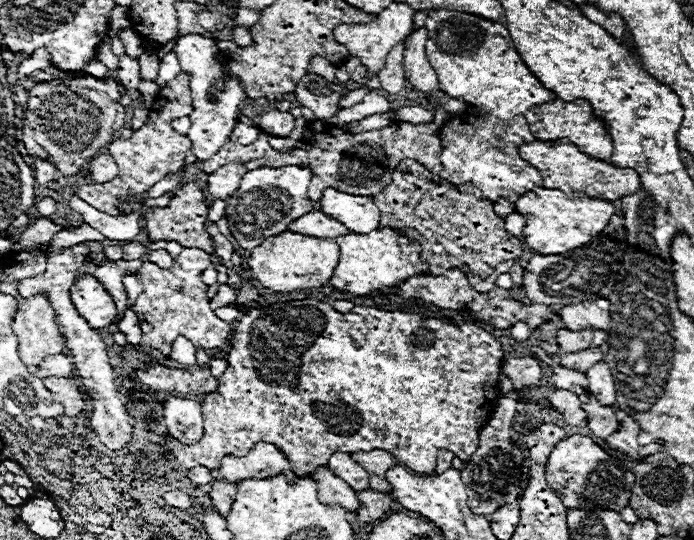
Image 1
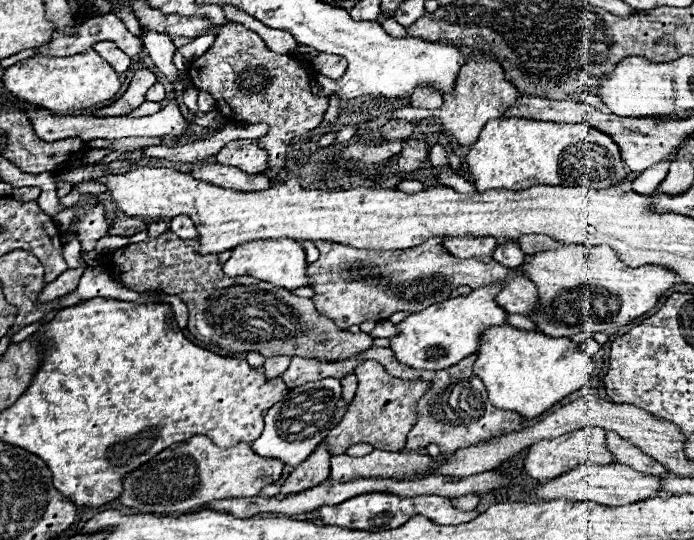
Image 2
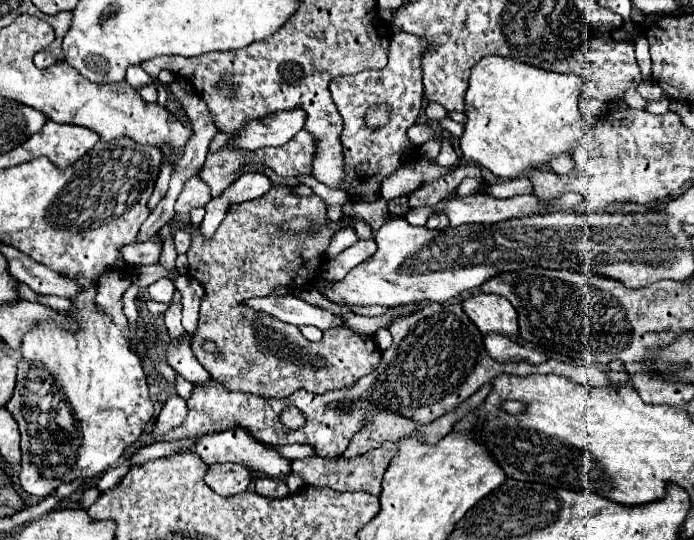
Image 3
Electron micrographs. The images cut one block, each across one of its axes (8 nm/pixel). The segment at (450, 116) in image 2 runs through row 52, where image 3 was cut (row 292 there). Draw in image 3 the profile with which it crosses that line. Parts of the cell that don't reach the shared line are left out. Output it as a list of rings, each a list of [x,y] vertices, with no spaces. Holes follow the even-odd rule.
[[[476,292],[462,300],[462,310],[478,326],[478,330],[482,334],[498,332],[508,338],[518,336],[516,310],[512,304],[508,304],[506,298],[502,298],[498,294]]]

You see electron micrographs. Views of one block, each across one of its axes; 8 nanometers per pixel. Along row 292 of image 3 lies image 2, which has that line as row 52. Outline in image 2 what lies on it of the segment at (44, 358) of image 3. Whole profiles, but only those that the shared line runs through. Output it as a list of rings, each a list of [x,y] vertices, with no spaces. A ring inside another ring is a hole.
[[[92,48],[62,58],[54,58],[54,56],[26,58],[6,68],[2,80],[4,80],[4,88],[10,94],[52,112],[90,108],[110,100],[120,90],[120,80],[116,70],[106,60],[102,60]]]

